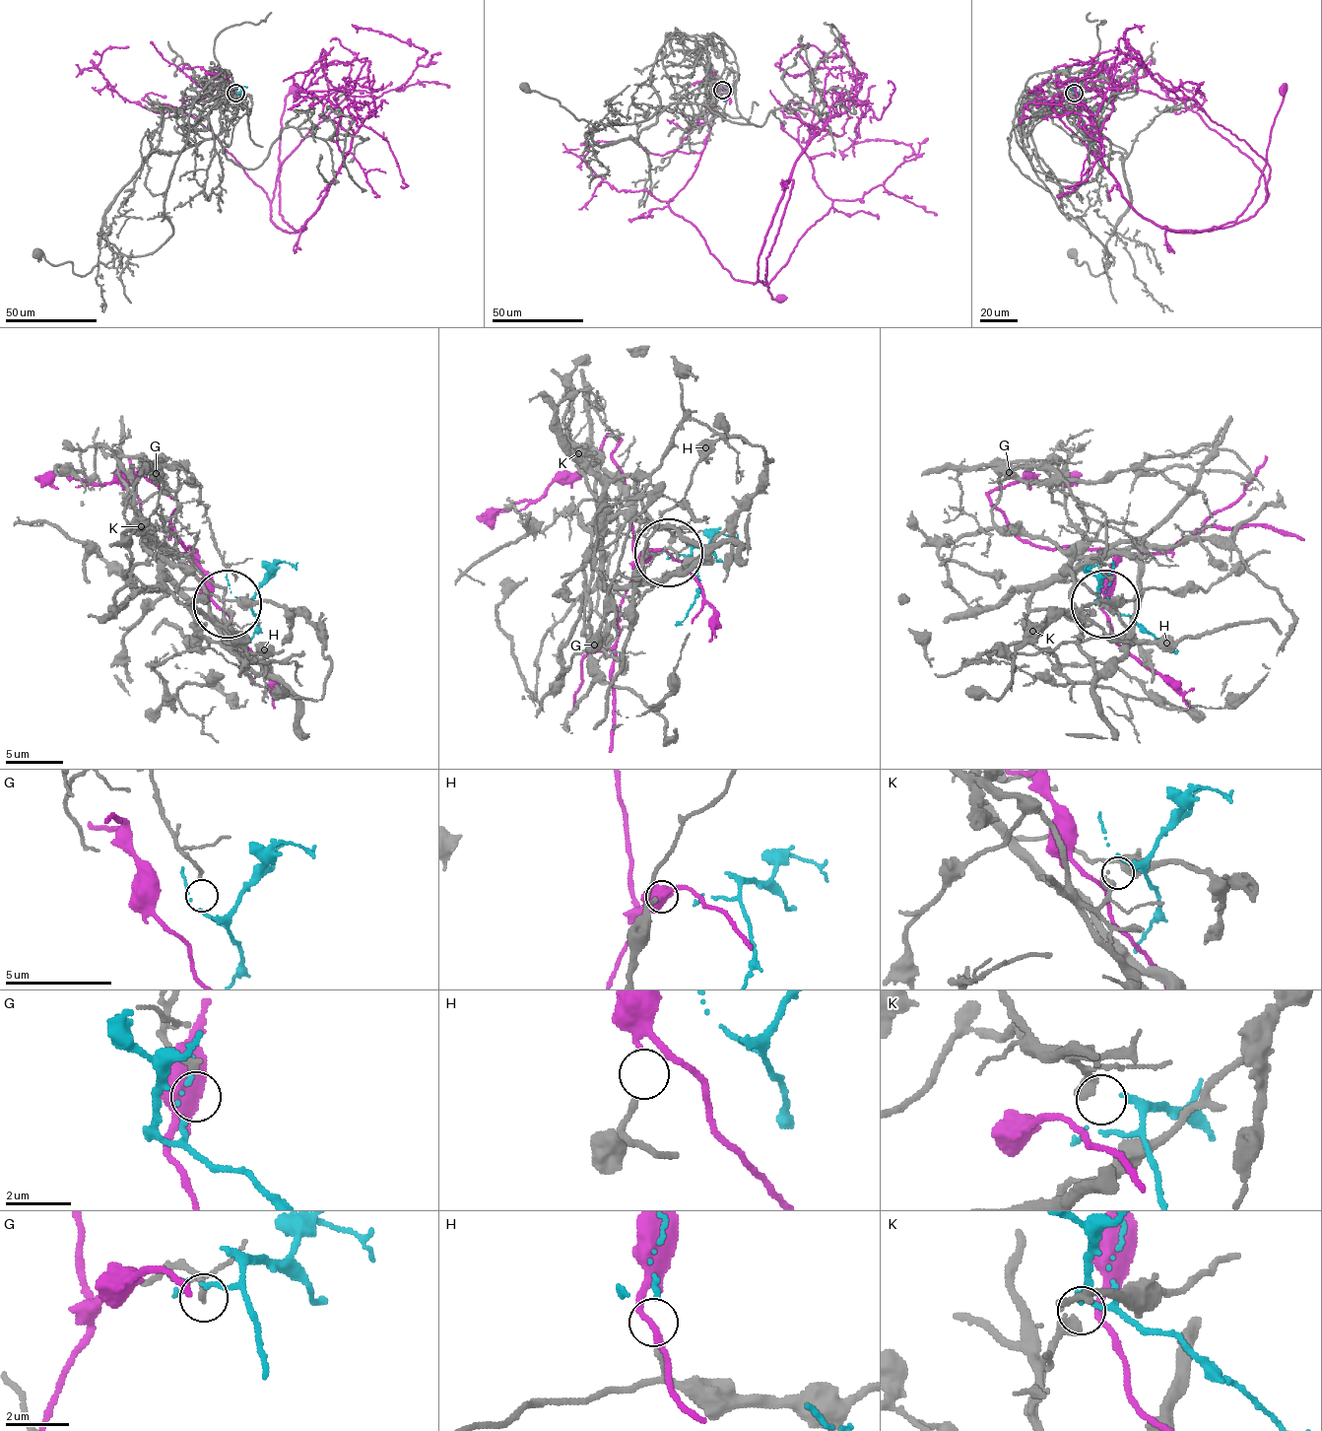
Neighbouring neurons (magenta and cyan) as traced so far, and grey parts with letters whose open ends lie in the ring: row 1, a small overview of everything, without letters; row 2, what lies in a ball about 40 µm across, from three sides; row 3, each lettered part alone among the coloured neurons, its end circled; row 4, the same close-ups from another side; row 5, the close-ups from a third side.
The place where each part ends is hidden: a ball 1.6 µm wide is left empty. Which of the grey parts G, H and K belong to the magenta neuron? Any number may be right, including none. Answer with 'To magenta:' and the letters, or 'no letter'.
To magenta: no letter

